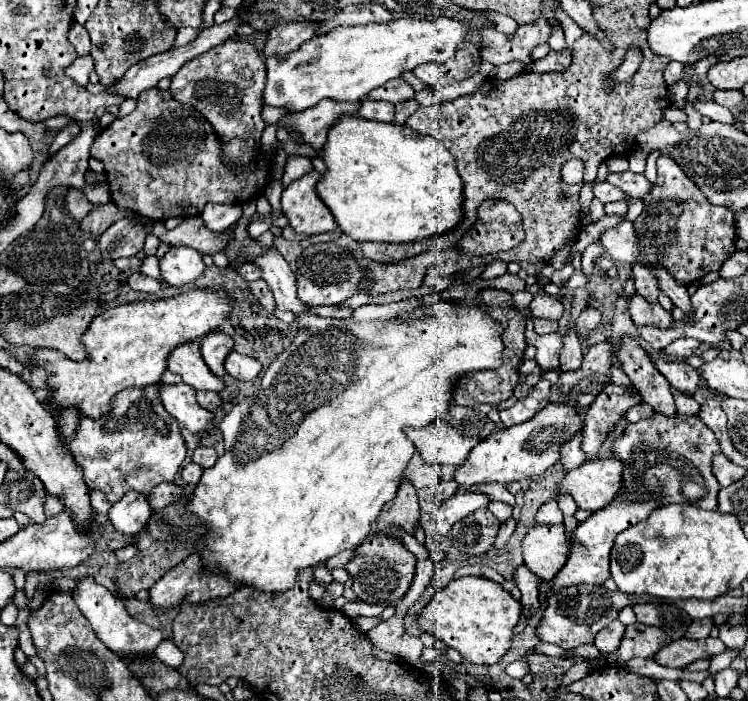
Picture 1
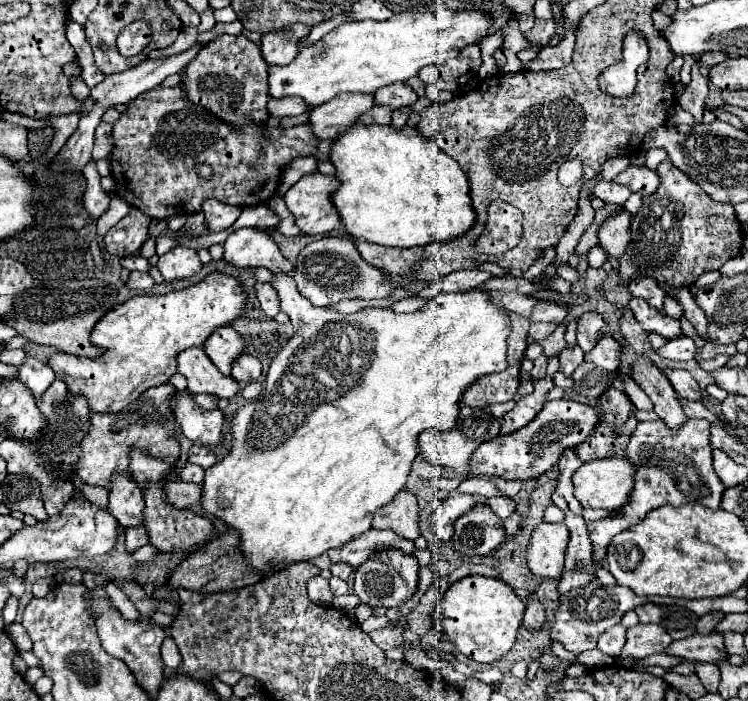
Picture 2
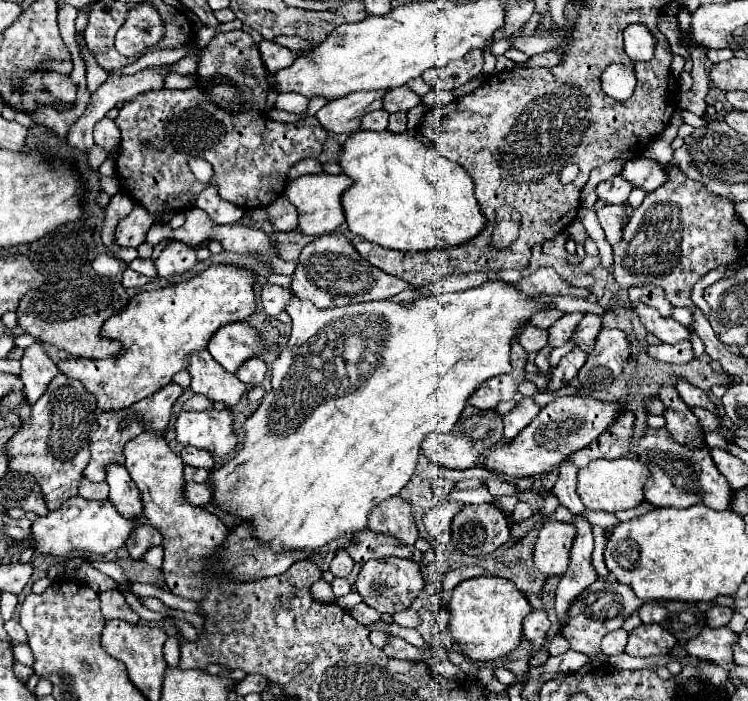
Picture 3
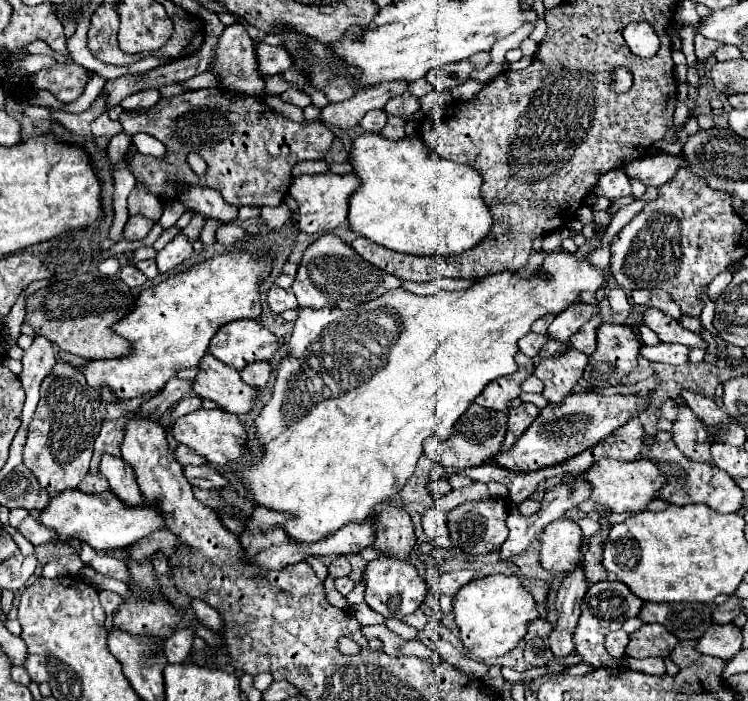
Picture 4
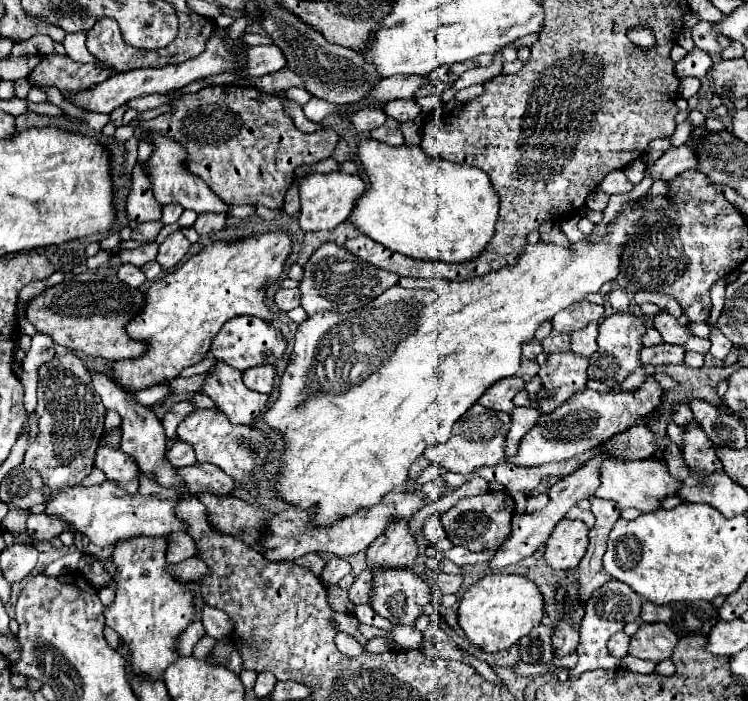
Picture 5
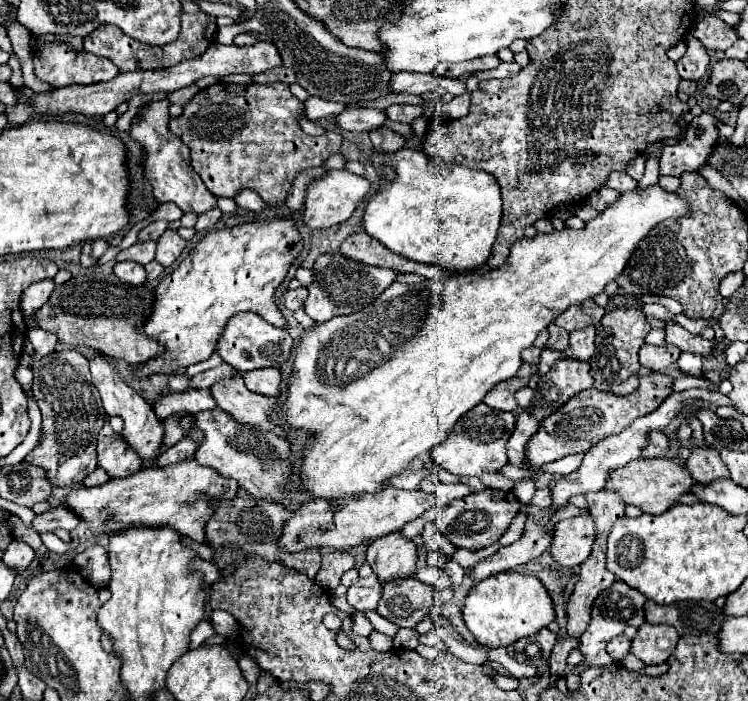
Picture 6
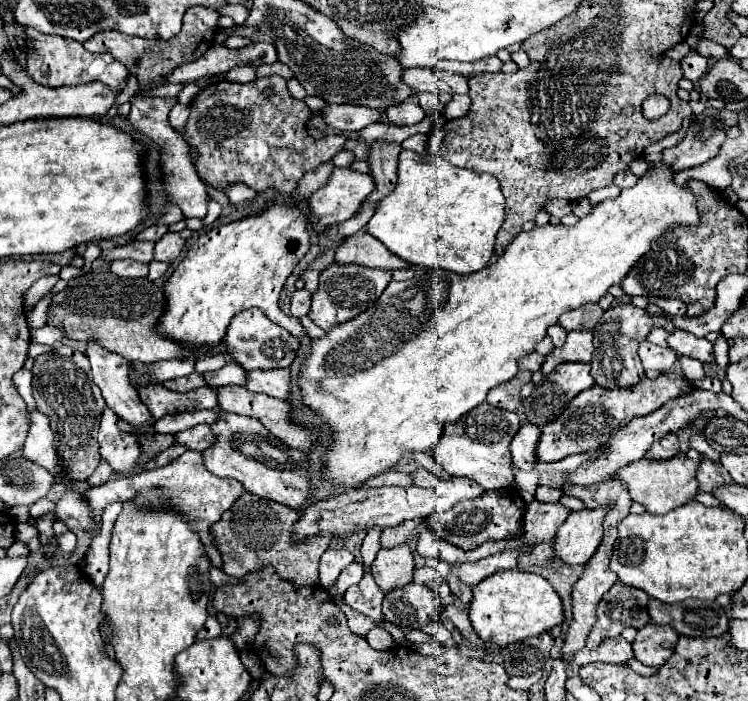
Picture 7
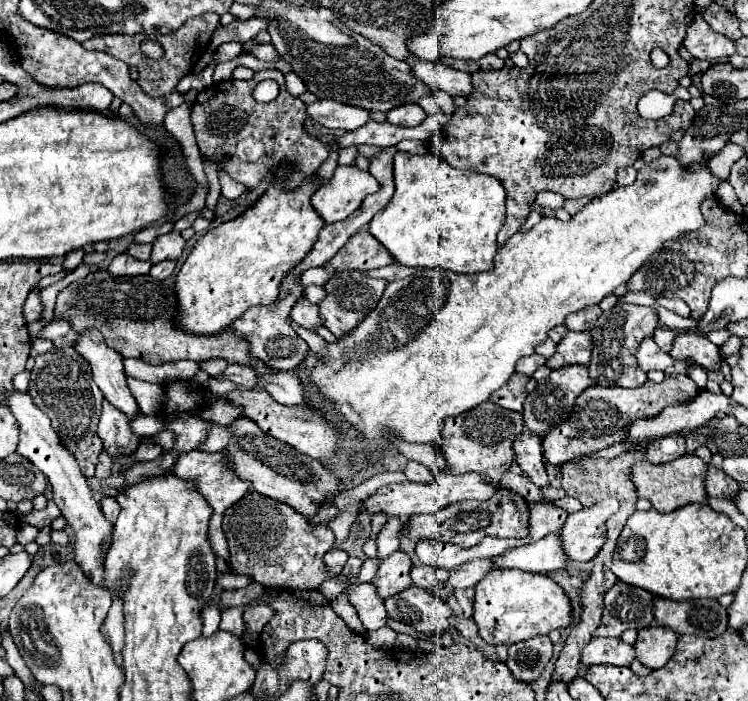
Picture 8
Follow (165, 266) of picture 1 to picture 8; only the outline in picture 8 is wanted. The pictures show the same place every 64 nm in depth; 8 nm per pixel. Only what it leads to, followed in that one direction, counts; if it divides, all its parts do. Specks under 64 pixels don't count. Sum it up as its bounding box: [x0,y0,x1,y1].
[150,232,186,264]

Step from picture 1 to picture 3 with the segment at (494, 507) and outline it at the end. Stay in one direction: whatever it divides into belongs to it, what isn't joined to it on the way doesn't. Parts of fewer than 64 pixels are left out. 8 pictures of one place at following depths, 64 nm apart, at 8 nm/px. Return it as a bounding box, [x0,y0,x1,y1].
[496,496,518,516]

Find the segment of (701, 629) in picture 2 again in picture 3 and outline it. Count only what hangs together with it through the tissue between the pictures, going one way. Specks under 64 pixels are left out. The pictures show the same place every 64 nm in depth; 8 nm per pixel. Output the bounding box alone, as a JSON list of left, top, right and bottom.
[706,606,732,628]

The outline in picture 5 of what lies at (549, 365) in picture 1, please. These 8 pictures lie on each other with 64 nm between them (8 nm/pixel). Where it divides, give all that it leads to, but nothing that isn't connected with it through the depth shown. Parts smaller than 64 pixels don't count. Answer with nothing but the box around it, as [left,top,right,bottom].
[552,300,604,334]

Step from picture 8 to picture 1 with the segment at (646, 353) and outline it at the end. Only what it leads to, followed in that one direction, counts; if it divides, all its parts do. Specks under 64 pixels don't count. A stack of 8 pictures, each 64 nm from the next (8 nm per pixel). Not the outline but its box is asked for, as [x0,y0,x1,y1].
[664,338,700,358]

